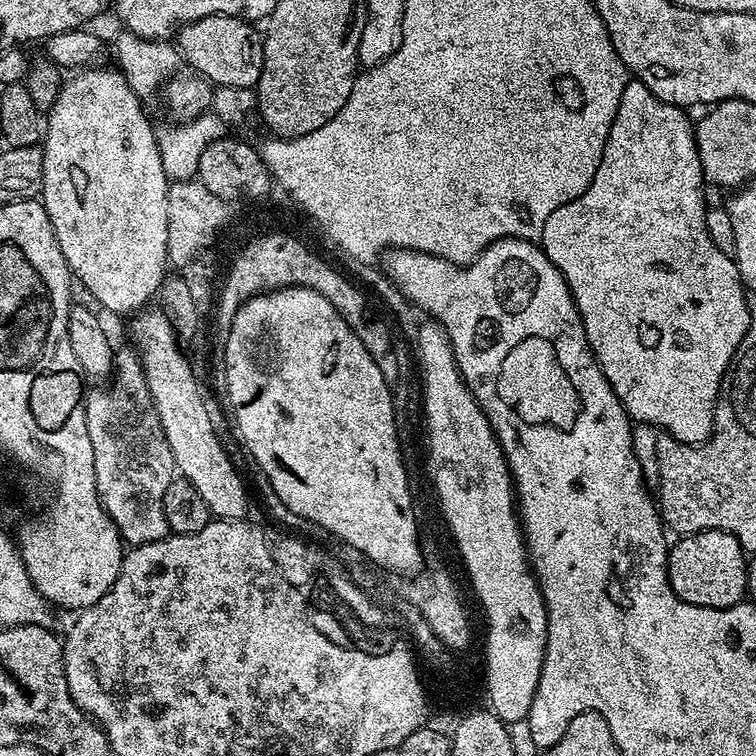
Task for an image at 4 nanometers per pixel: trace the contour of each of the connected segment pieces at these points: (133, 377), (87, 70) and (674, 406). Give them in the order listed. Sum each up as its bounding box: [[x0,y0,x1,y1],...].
[[84,351,177,545],[42,66,170,314],[539,79,750,444]]

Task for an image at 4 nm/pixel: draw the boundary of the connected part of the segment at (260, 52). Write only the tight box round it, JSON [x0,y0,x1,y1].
[174,16,264,89]

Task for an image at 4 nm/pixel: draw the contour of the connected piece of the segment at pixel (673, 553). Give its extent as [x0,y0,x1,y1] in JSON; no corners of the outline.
[668,530,749,608]

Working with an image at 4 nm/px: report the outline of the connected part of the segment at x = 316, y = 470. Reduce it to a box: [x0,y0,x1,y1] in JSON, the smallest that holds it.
[222,288,425,574]

